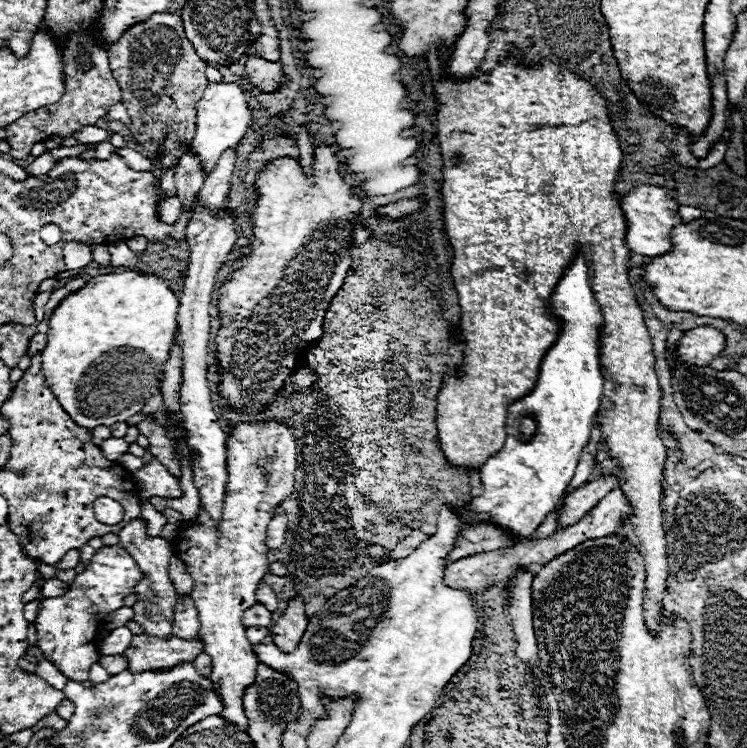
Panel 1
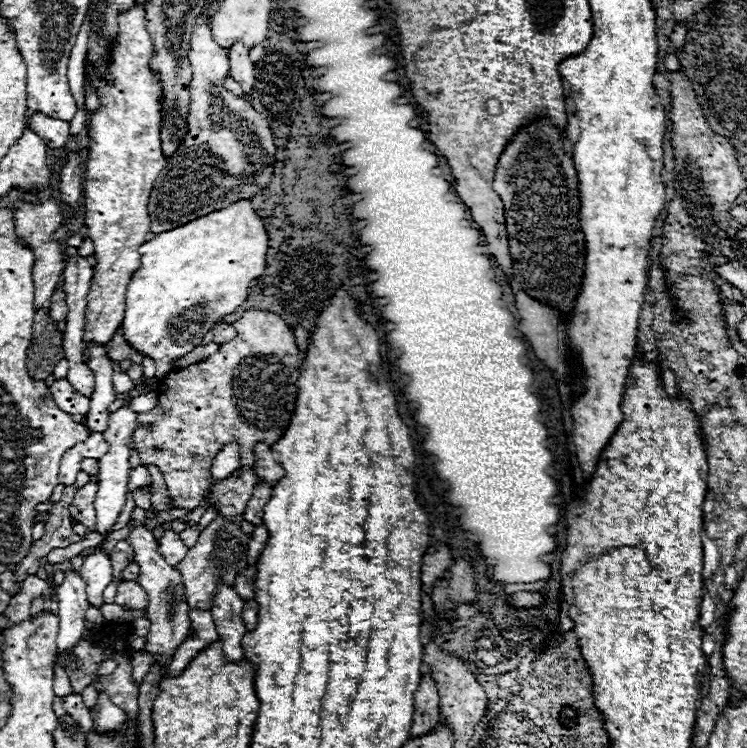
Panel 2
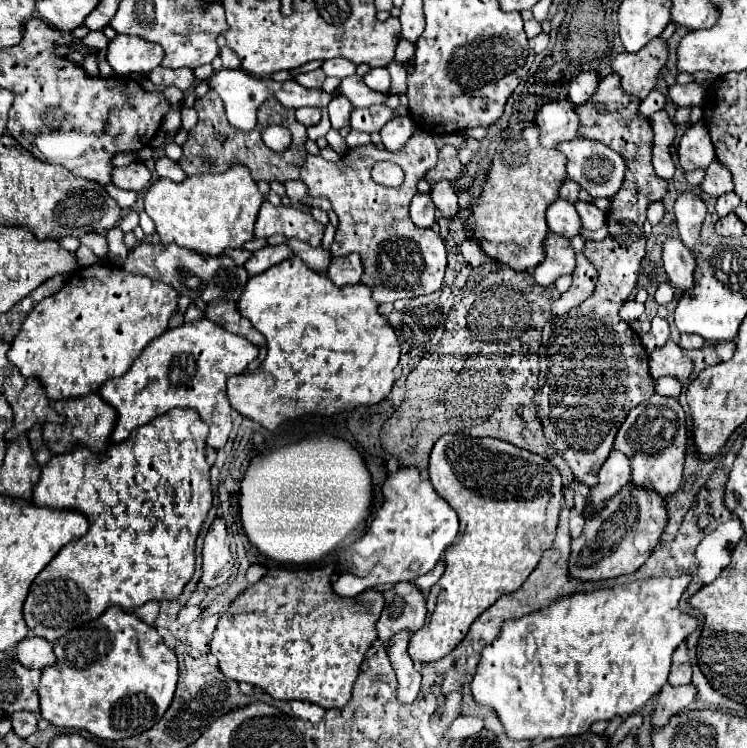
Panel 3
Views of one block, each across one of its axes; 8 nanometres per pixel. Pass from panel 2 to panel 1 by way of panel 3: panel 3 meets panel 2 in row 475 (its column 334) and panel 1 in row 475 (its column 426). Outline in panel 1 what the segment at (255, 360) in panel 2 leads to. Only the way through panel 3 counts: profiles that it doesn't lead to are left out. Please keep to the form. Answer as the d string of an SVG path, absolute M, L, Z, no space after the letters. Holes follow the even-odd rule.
M250 422L236 426L228 438L226 466L228 484L220 526L216 526L200 508L198 518L180 526L178 538L174 538L174 548L194 580L194 592L190 596L202 624L200 638L204 652L212 658L210 680L216 684L220 700L224 700L224 712L220 712L220 716L232 720L240 730L248 730L242 696L244 688L256 680L258 658L244 634L246 628L240 618L256 602L256 586L268 572L268 548L264 544L266 526L274 518L276 506L294 490L296 442L292 430L278 422ZM152 458L148 466L136 470L134 480L136 480L138 492L142 498L152 498L152 496L178 498L182 496L178 480L156 458Z

